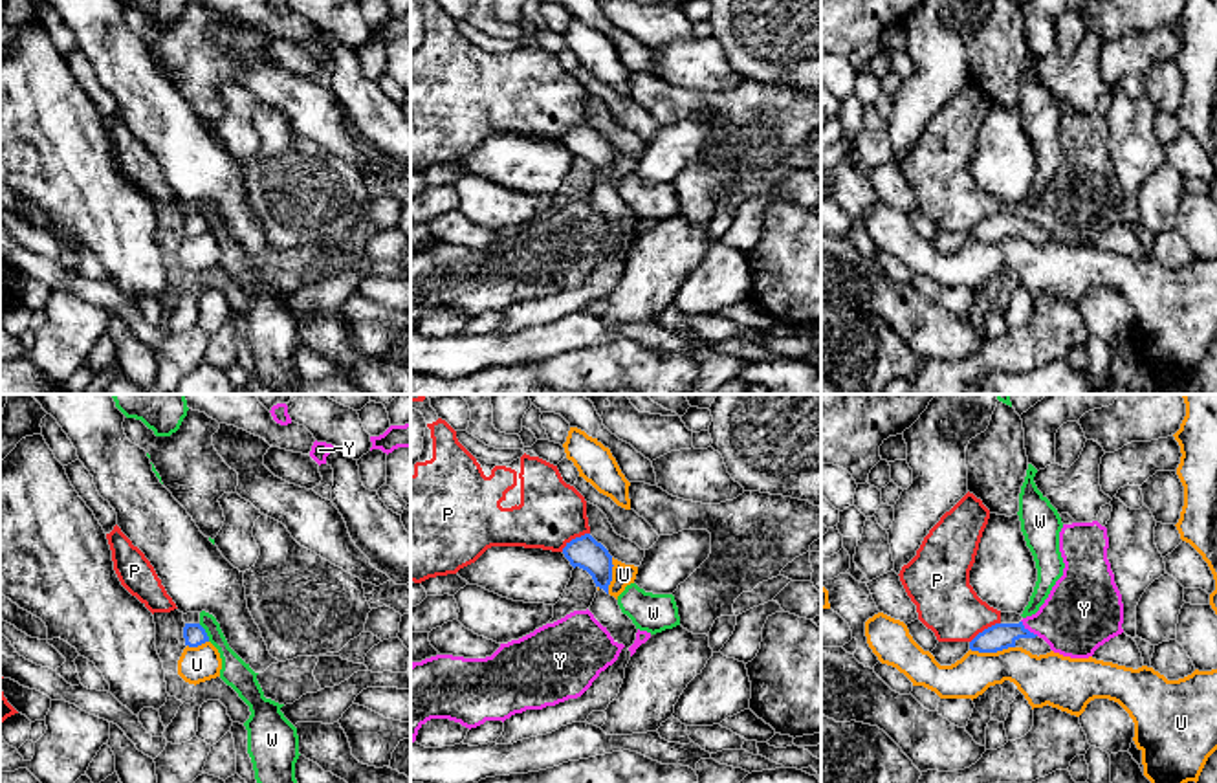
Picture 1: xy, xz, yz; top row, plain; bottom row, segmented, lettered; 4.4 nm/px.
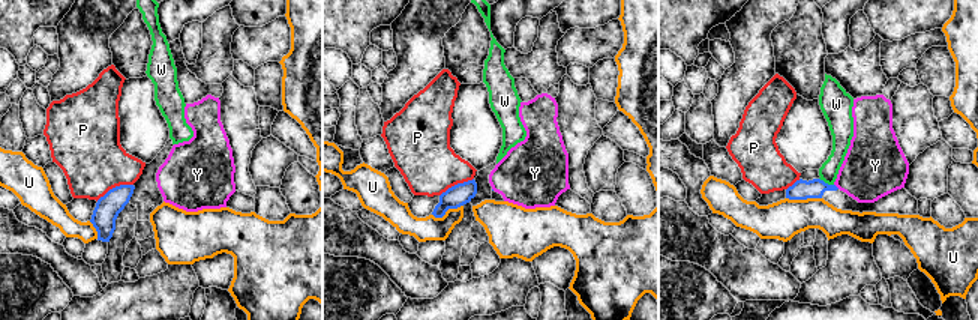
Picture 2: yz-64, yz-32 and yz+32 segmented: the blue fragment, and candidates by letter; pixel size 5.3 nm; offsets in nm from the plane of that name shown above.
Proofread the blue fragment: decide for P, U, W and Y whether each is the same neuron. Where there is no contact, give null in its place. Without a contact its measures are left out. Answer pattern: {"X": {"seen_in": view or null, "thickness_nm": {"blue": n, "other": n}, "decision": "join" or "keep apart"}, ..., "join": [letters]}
{"P": {"seen_in": "xz", "thickness_nm": {"blue": 140, "other": 280}, "decision": "keep apart"}, "U": {"seen_in": "yz", "thickness_nm": {"blue": 120, "other": 220}, "decision": "keep apart"}, "W": {"seen_in": "xy", "thickness_nm": {"blue": 100, "other": 120}, "decision": "keep apart"}, "Y": {"seen_in": "yz", "thickness_nm": {"blue": 120, "other": 320}, "decision": "keep apart"}, "join": []}

